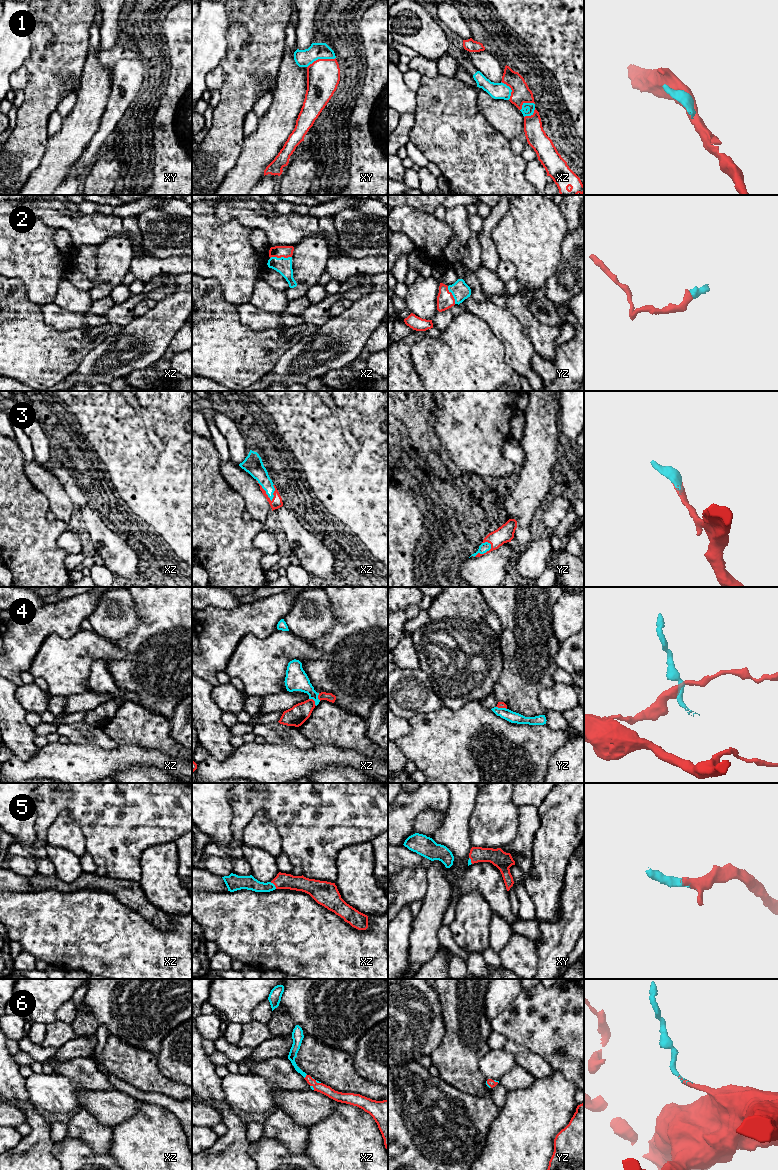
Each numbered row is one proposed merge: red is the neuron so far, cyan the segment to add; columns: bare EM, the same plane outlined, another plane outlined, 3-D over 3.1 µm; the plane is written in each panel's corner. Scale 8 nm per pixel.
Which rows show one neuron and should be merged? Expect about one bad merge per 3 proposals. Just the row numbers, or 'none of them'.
2, 3, 5, 6

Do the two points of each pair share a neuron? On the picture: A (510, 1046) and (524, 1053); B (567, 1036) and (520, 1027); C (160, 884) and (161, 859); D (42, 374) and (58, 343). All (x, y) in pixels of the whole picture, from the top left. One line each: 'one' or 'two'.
A: one
B: one
C: one
D: one

